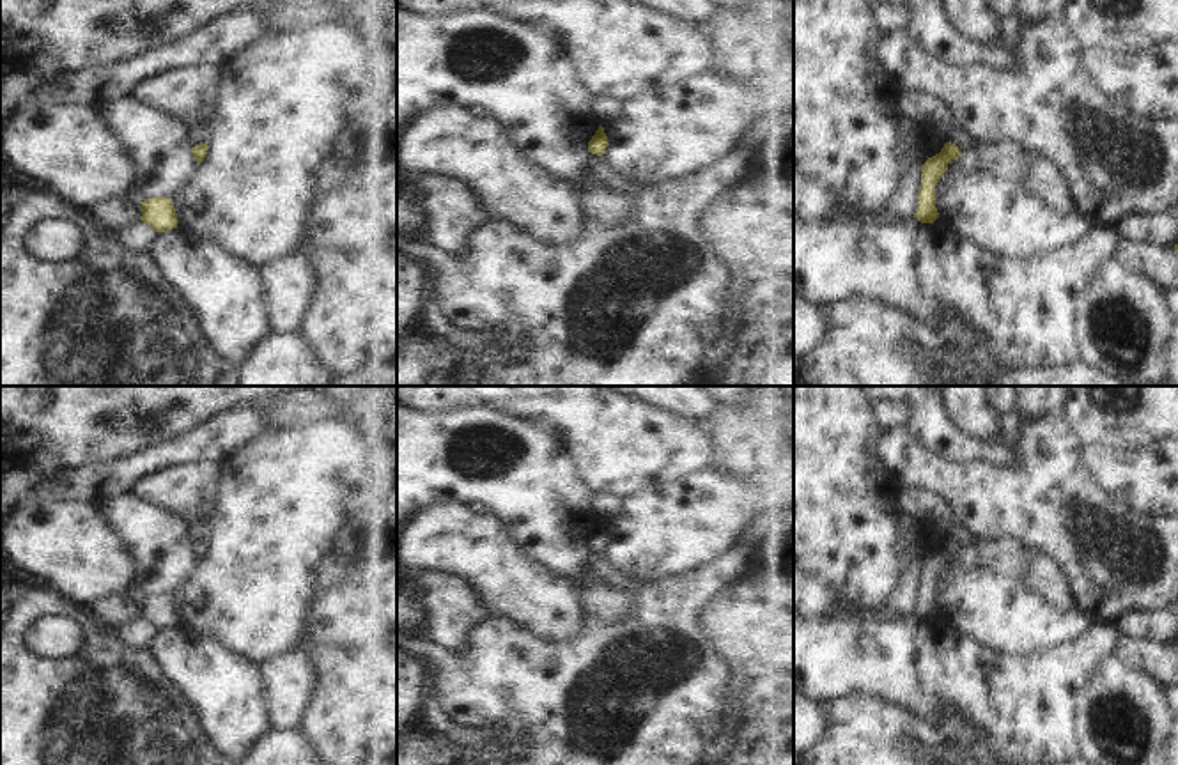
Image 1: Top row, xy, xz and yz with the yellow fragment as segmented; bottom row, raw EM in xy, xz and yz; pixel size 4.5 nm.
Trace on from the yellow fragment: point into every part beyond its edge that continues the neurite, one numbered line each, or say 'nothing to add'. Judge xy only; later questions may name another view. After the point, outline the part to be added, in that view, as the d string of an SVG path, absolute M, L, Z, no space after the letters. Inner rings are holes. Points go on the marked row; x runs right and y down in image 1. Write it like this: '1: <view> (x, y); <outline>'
nothing to add

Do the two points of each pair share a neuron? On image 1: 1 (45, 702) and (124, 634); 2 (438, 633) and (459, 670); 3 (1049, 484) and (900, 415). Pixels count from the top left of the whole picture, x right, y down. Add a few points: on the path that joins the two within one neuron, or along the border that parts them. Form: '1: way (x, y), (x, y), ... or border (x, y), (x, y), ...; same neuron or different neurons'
1: border (112, 631), (126, 647), (146, 649); different neurons
2: border (479, 624), (457, 652), (440, 649), (424, 638); different neurons
3: border (904, 425), (883, 429); different neurons

